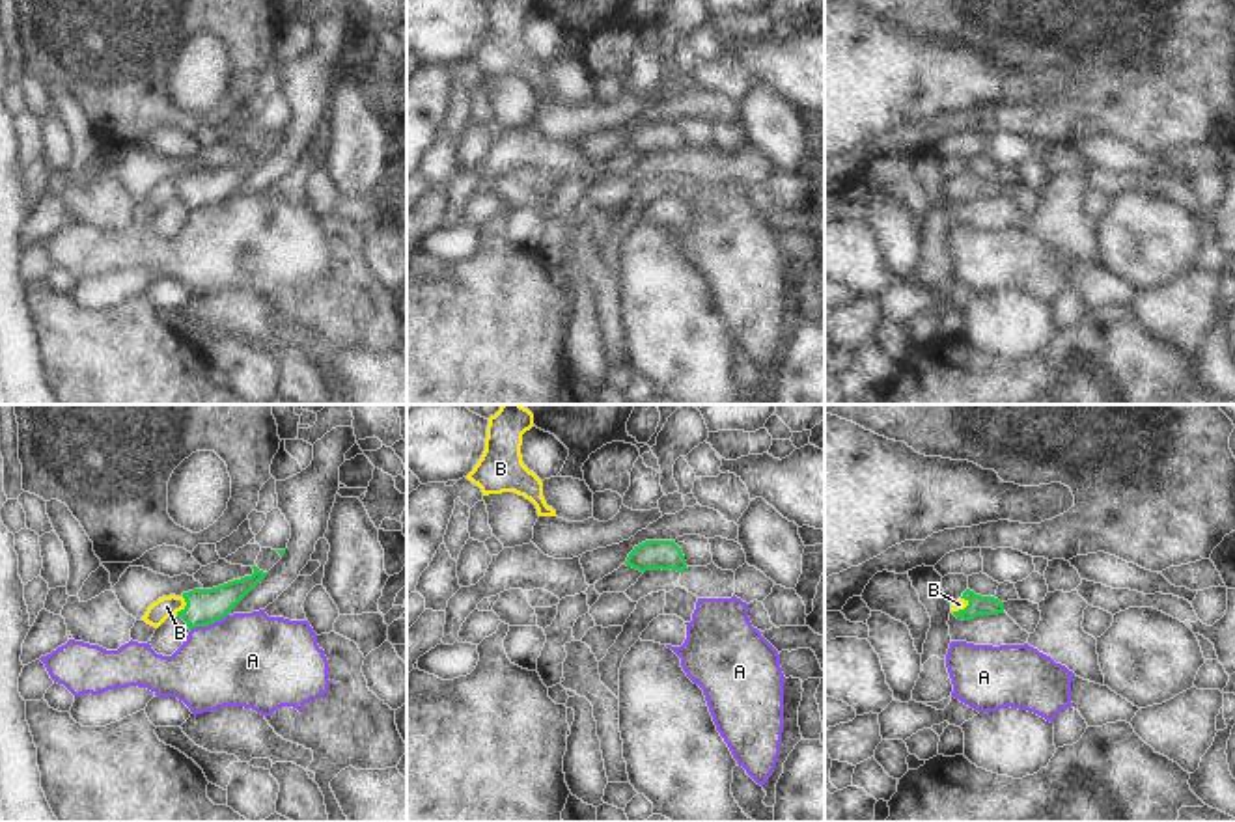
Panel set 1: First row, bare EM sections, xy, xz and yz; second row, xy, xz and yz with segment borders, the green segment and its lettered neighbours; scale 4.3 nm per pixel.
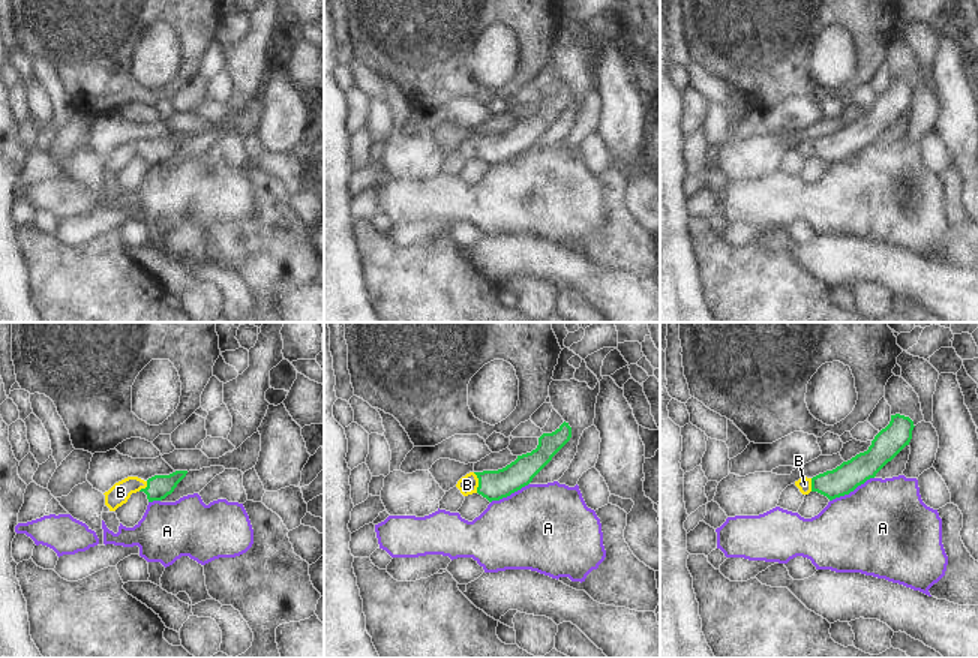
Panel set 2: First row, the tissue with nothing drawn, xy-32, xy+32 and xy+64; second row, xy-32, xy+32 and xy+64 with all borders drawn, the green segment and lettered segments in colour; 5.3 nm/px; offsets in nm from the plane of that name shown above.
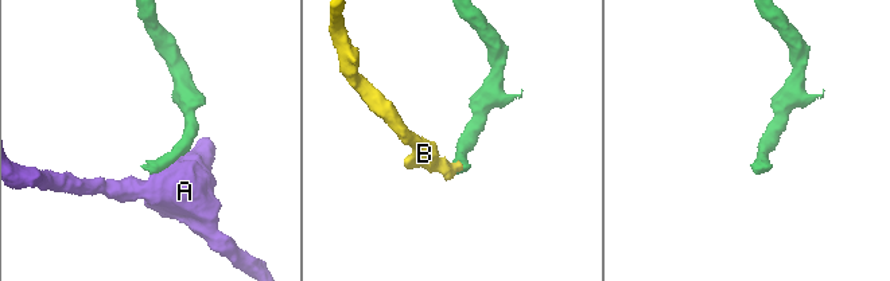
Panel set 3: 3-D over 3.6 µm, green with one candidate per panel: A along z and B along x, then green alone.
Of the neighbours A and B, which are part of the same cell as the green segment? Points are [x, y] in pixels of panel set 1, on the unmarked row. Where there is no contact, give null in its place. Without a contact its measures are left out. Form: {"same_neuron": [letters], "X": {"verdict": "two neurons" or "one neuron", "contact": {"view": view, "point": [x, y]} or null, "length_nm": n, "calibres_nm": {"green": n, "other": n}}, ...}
{"same_neuron": ["B"], "A": {"verdict": "two neurons", "contact": {"view": "xy", "point": [209, 205]}, "length_nm": 180, "calibres_nm": {"green": 160, "other": 400}}, "B": {"verdict": "one neuron", "contact": {"view": "xy", "point": [185, 189]}, "length_nm": 90, "calibres_nm": {"green": 160, "other": 90}}}

